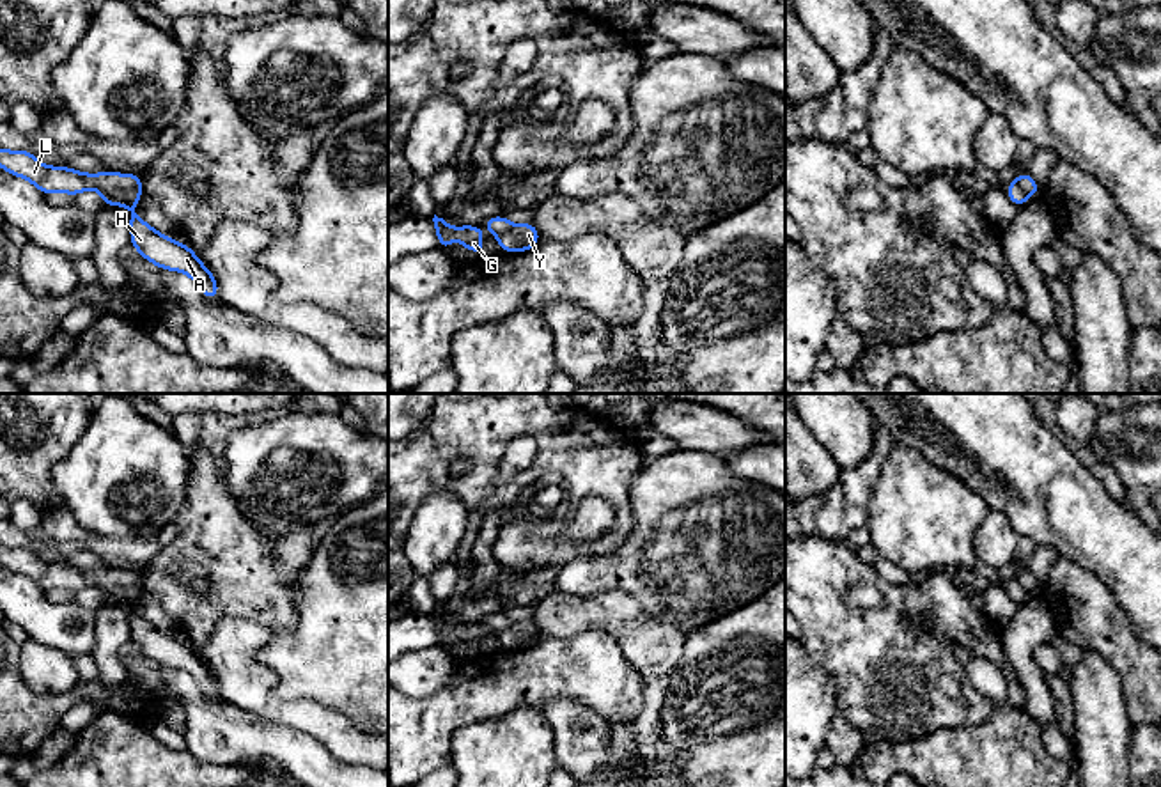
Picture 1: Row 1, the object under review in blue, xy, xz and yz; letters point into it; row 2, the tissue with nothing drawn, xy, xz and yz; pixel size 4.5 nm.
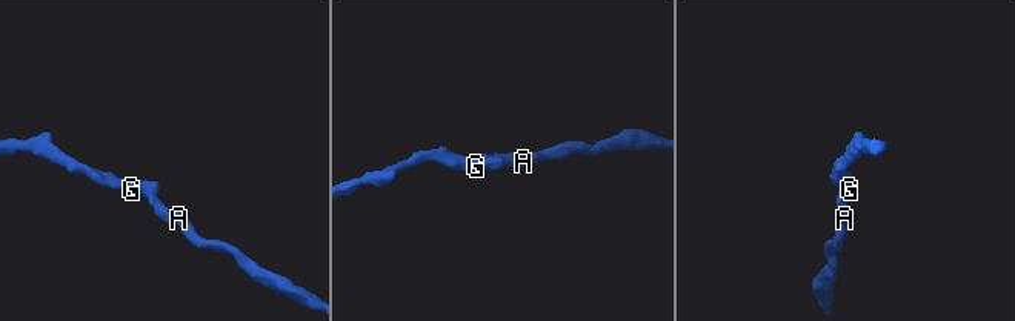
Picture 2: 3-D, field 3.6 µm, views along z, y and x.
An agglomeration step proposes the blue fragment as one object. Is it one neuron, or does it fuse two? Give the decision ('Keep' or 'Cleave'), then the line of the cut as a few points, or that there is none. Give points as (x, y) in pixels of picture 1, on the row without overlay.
Cleave. Split along xz (514, 624), (497, 631)

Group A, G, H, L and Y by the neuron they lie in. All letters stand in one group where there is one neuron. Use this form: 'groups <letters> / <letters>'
groups A H / G L Y

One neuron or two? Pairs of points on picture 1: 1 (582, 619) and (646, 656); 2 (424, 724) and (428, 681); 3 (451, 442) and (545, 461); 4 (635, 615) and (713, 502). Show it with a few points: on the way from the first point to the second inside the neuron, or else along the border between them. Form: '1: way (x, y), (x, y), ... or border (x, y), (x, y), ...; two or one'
1: way (598, 619), (610, 619), (631, 640); one
2: border (454, 665), (445, 686), (429, 695), (406, 697); two
3: way (479, 429), (530, 428), (536, 433); one
4: border (599, 594), (626, 591), (651, 614), (676, 626); two

